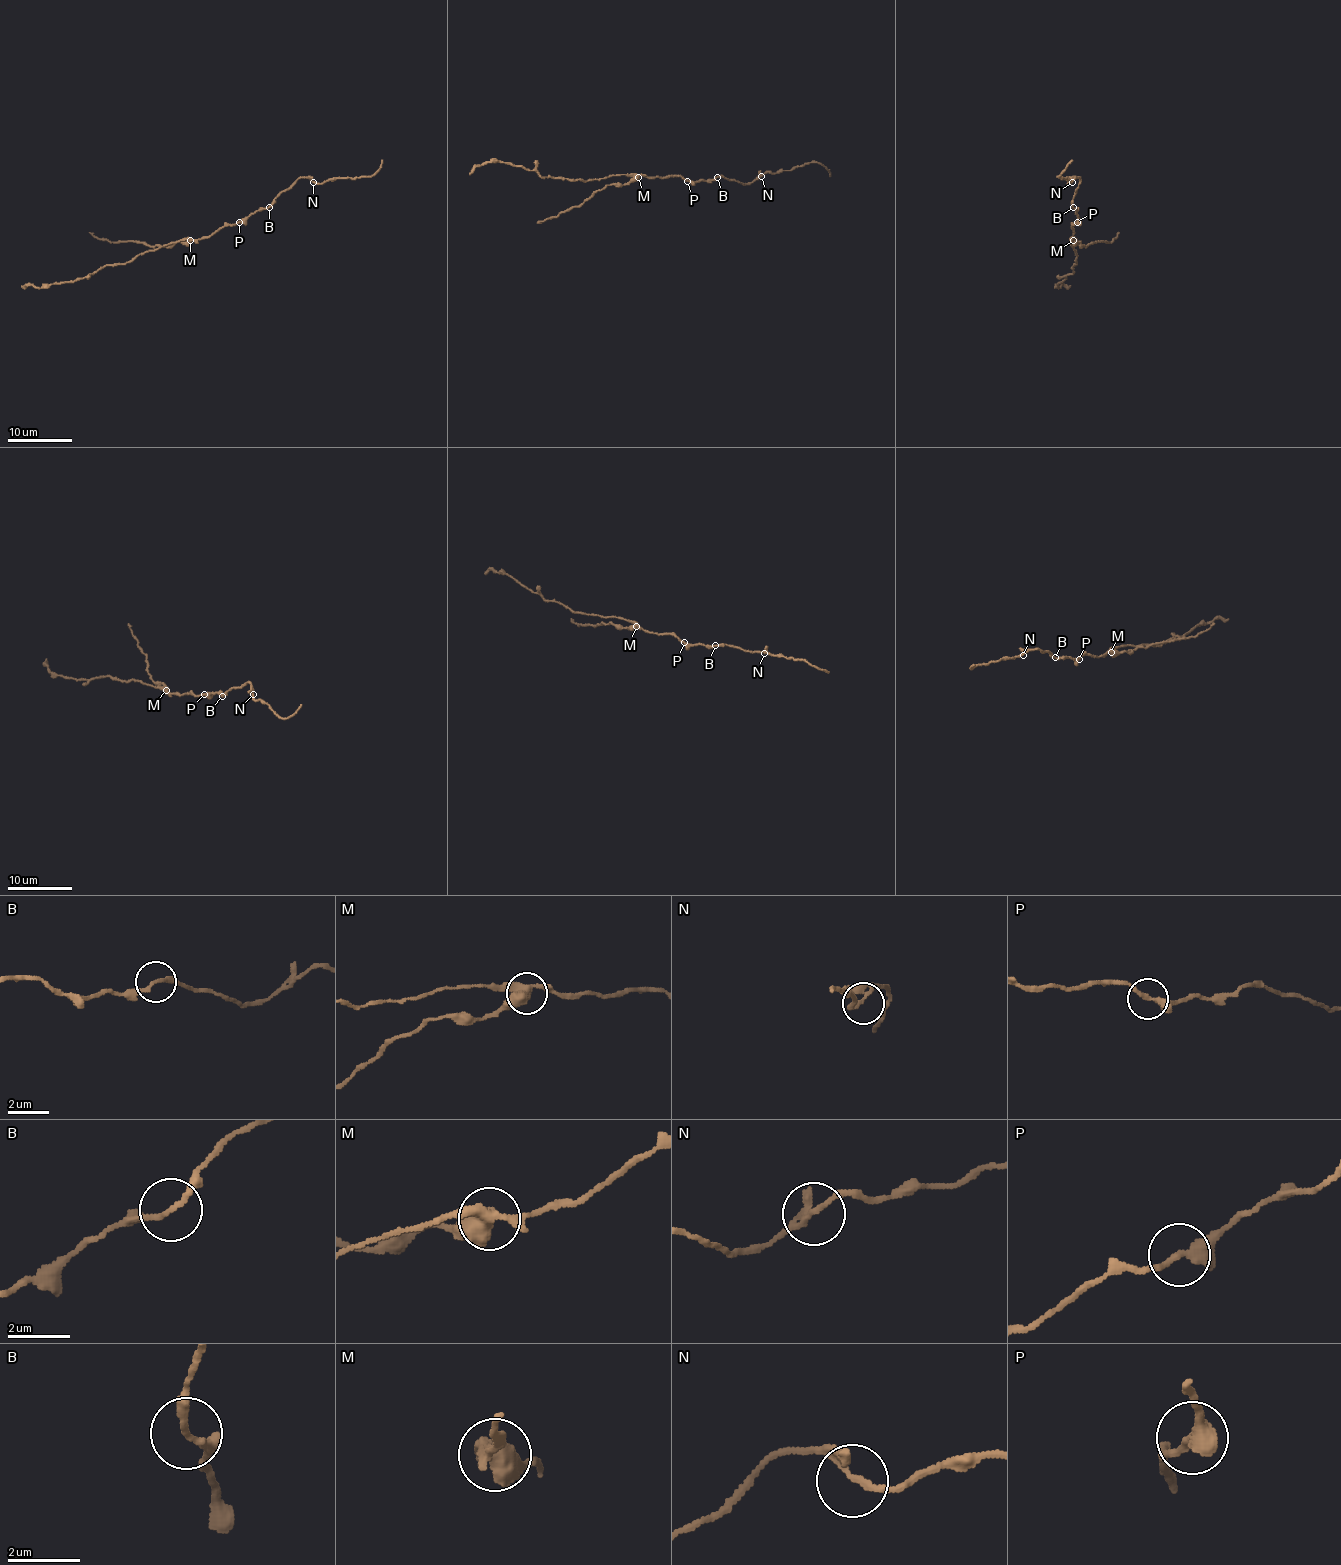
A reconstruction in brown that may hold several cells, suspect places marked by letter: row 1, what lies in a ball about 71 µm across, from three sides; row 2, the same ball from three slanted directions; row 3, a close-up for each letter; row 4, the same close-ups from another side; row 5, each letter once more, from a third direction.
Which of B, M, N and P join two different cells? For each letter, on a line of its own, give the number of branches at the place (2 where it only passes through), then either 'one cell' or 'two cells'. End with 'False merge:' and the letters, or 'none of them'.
B: 2 branches meet; one cell
M: 3 branches meet; two cells
N: 3 branches meet; one cell
P: 3 branches meet; one cell
False merge: M

